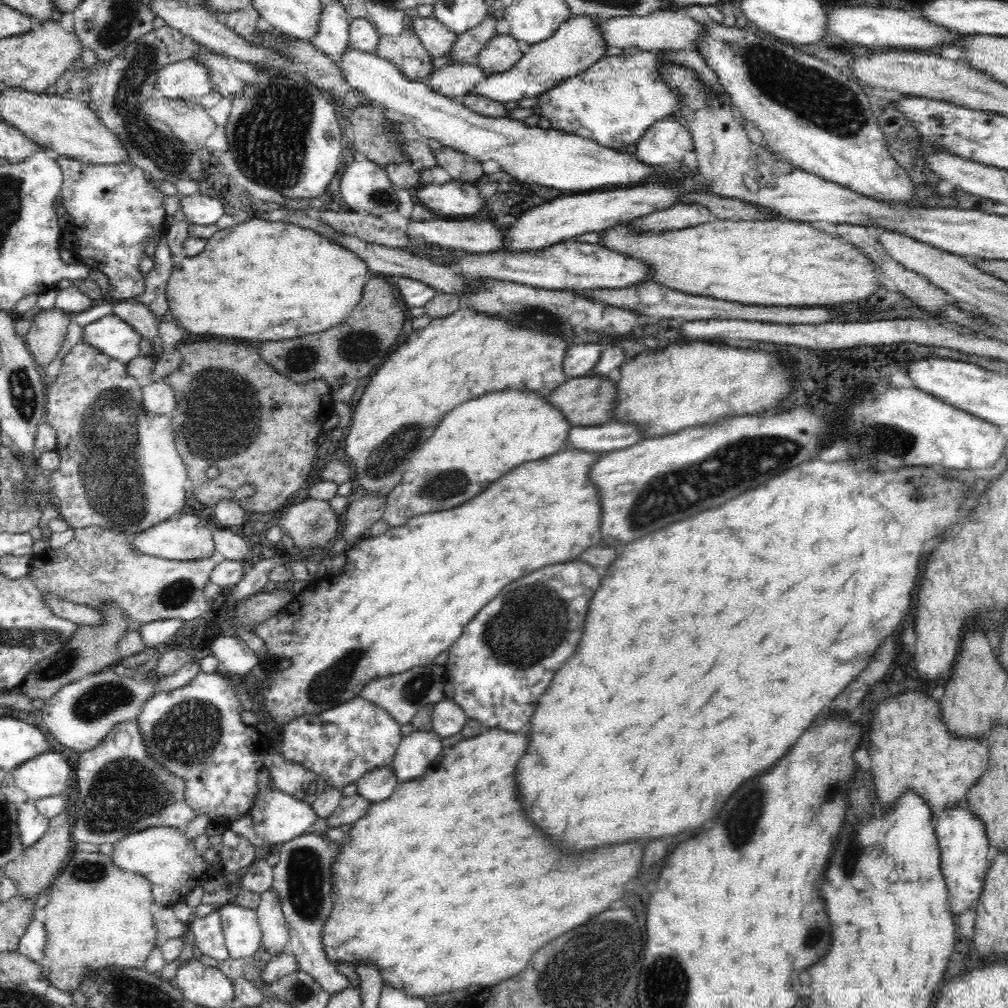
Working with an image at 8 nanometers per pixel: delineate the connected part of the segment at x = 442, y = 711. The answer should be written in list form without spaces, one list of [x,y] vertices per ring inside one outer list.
[[[444,699],[435,703],[431,723],[433,731],[444,740],[456,732],[462,730],[466,724],[466,713],[458,706],[456,702],[450,699]]]

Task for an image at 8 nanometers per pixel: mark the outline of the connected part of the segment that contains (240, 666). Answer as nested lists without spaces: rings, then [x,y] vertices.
[[[217,636],[210,641],[210,647],[219,664],[232,674],[249,676],[257,664],[256,654],[239,636]]]

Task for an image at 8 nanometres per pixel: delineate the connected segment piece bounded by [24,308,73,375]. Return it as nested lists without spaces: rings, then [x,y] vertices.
[[[56,308],[35,314],[24,340],[41,375],[62,350],[67,334],[66,326],[71,320],[71,314]]]

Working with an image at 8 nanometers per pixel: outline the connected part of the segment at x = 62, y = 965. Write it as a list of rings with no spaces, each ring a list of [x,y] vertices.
[[[74,851],[70,856],[69,861],[62,867],[62,870],[58,874],[58,878],[54,879],[52,884],[52,892],[50,892],[48,904],[42,909],[41,912],[46,912],[46,932],[45,932],[45,945],[46,945],[46,958],[52,960],[52,966],[50,966],[50,972],[48,973],[47,984],[62,991],[71,992],[82,983],[84,979],[90,979],[92,975],[98,974],[100,970],[104,970],[106,967],[121,967],[121,968],[138,968],[145,969],[146,962],[150,957],[151,951],[156,947],[156,923],[151,911],[153,905],[153,889],[148,880],[145,880],[141,875],[134,874],[130,871],[121,870],[114,864],[112,856],[104,853],[86,853]]]

